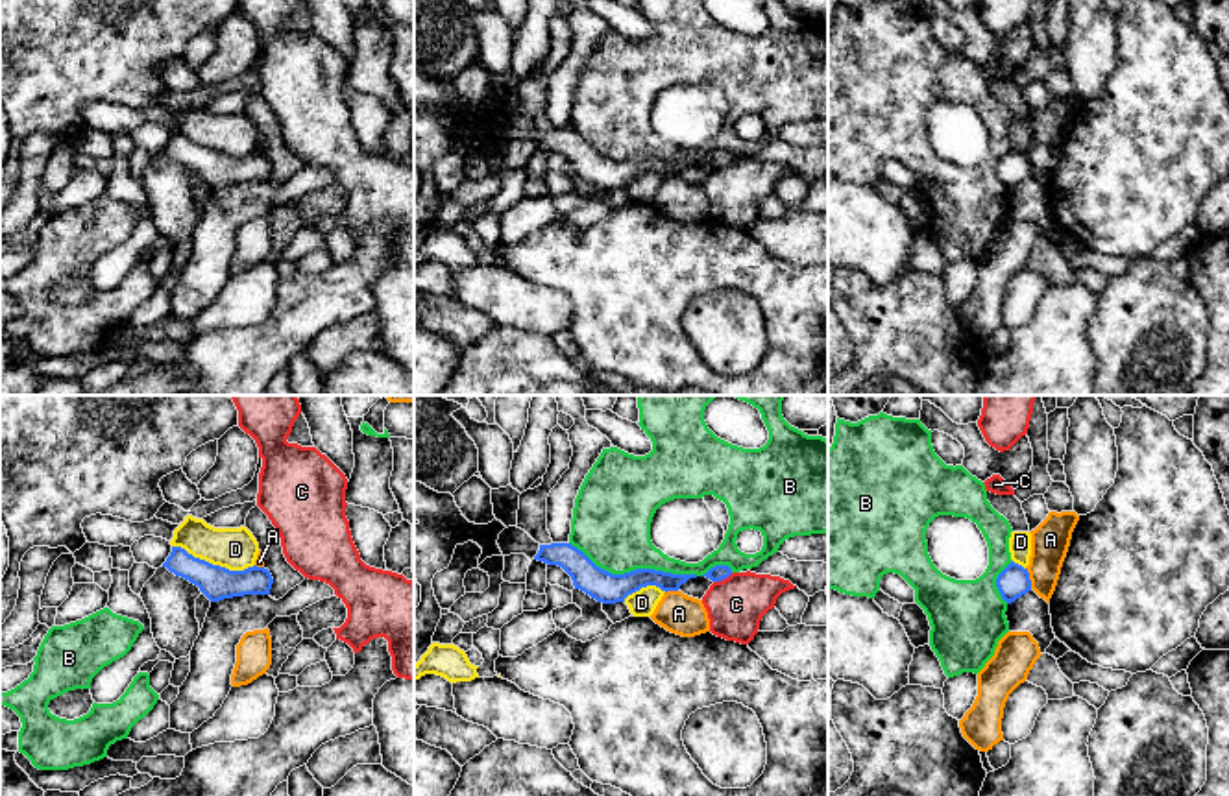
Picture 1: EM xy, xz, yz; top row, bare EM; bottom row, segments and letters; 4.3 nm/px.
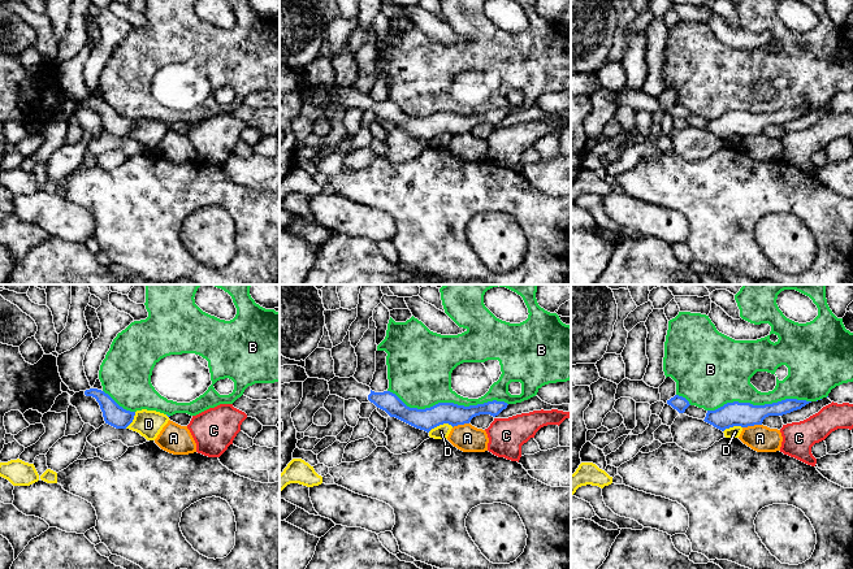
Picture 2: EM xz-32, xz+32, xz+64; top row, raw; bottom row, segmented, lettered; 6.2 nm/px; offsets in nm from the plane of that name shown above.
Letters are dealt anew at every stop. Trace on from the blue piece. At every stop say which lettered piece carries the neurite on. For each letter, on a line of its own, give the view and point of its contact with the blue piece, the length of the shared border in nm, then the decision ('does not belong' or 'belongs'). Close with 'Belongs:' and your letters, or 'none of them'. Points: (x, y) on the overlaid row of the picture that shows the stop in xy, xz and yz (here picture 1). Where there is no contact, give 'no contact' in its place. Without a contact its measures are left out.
A: contact yz (1028, 578); length 100 nm; does not belong
B: contact xz (634, 571); length 600 nm; does not belong
C: contact xz (723, 578); length 100 nm; does not belong
D: contact xy (211, 564); length 380 nm; does not belong
Belongs: none of them

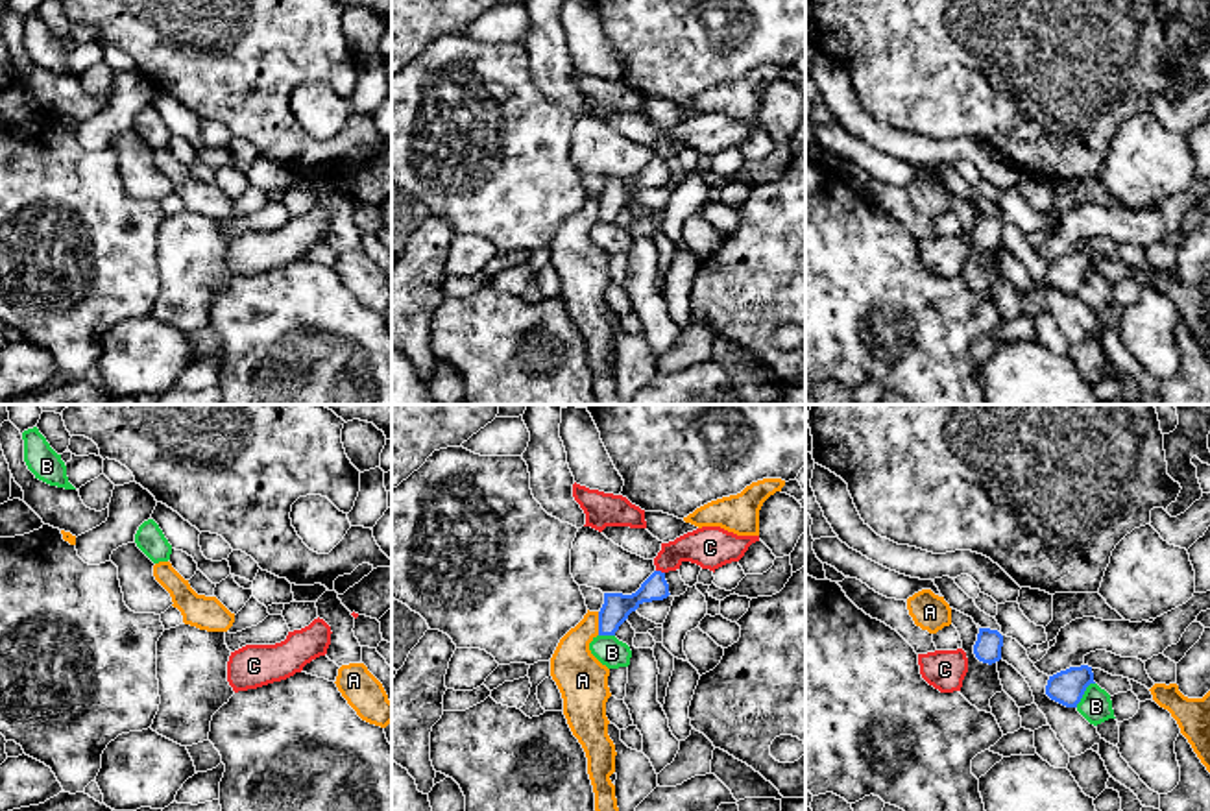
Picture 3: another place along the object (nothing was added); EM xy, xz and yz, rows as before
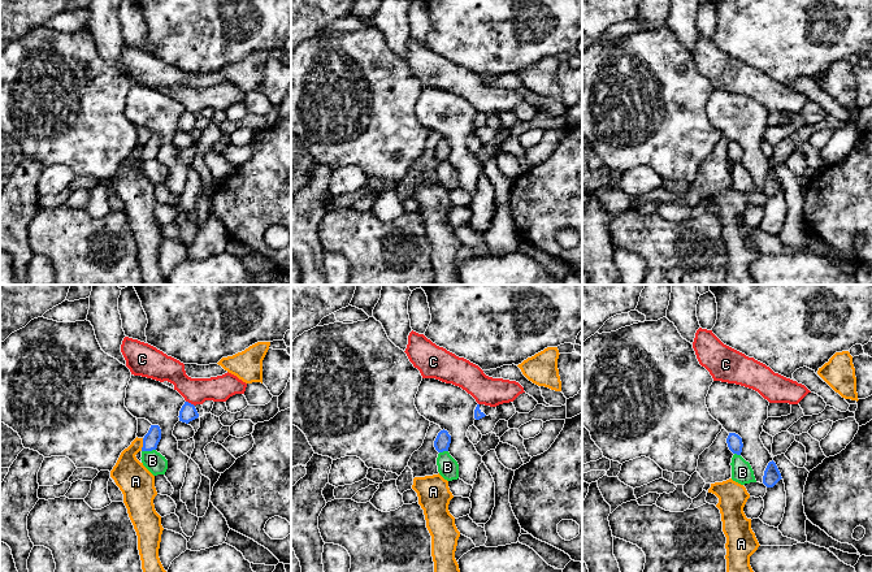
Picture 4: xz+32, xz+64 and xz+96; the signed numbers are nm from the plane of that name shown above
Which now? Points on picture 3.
A: contact xz (599, 623); length 100 nm; does not belong
B: contact yz (1083, 693); length 140 nm; does not belong
C: contact xz (660, 571); length 40 nm; does not belong
Belongs: none of them

